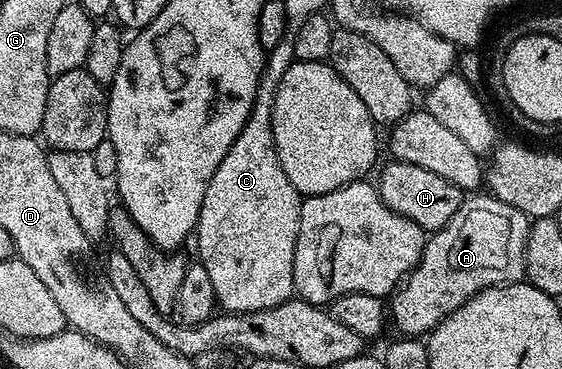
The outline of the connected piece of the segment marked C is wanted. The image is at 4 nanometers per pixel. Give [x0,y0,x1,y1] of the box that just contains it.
[195,38,301,313]

